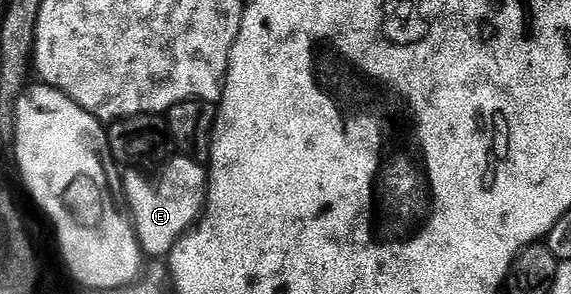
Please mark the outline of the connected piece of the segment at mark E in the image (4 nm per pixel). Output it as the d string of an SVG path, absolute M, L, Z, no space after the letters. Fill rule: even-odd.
M176 154L164 166L160 189L156 189L140 173L143 171L128 170L124 176L124 196L128 199L129 208L127 211L136 229L140 250L148 258L167 257L172 247L199 221L208 199L208 169L201 161Z

